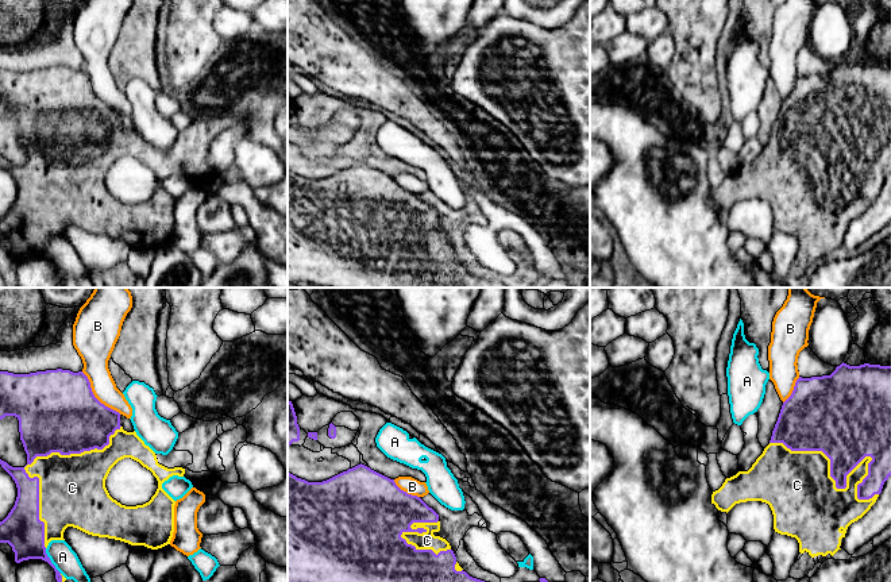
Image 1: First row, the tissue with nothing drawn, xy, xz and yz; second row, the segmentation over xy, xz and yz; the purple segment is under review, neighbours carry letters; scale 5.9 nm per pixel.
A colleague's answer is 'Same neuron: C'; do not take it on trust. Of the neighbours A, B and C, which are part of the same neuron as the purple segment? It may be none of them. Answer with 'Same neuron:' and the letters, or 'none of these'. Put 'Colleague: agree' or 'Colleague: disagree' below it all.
Same neuron: C
Colleague: agree

